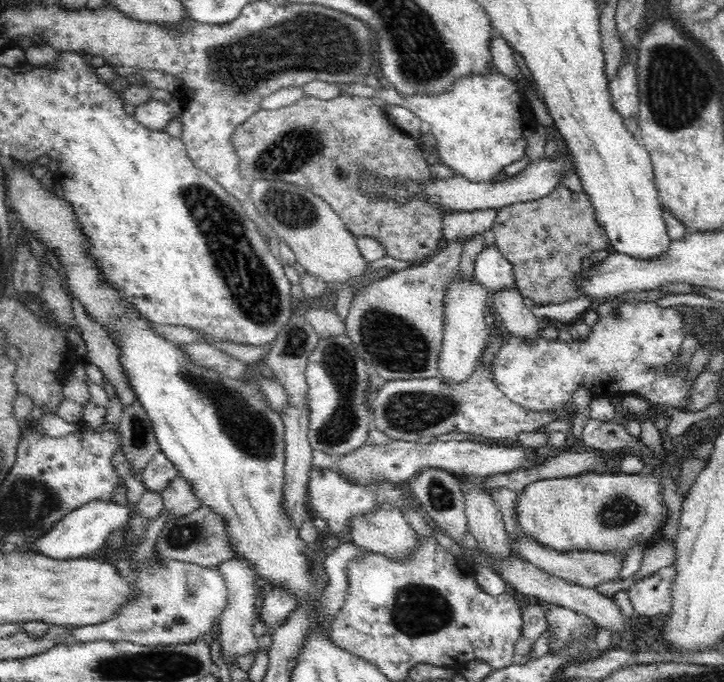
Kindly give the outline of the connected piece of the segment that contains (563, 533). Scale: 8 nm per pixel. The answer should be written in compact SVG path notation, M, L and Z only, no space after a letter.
M608 471L602 474L583 473L566 478L540 480L530 484L522 495L517 495L517 518L520 532L540 545L557 551L619 552L634 548L638 542L644 547L668 520L669 508L663 497L662 475L649 473L624 474Z

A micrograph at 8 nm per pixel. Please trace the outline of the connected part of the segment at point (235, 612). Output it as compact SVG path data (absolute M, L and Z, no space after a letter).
M234 557L222 564L218 564L218 569L222 573L222 578L226 580L228 588L228 600L226 608L223 608L218 624L220 626L220 644L224 661L232 664L240 656L248 656L250 652L258 649L258 637L254 635L252 624L258 619L259 598L256 596L256 569L252 561L248 559L238 559Z

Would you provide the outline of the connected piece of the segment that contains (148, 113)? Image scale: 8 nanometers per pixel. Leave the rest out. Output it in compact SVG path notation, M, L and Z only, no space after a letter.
M176 92L172 93L172 101L169 103L151 98L148 102L138 105L134 116L140 124L162 131L171 120L181 117L182 112L182 94Z

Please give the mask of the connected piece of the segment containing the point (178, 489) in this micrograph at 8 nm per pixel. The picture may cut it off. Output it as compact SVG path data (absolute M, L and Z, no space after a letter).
M180 475L162 490L161 496L166 510L173 517L188 516L202 506L191 483Z

